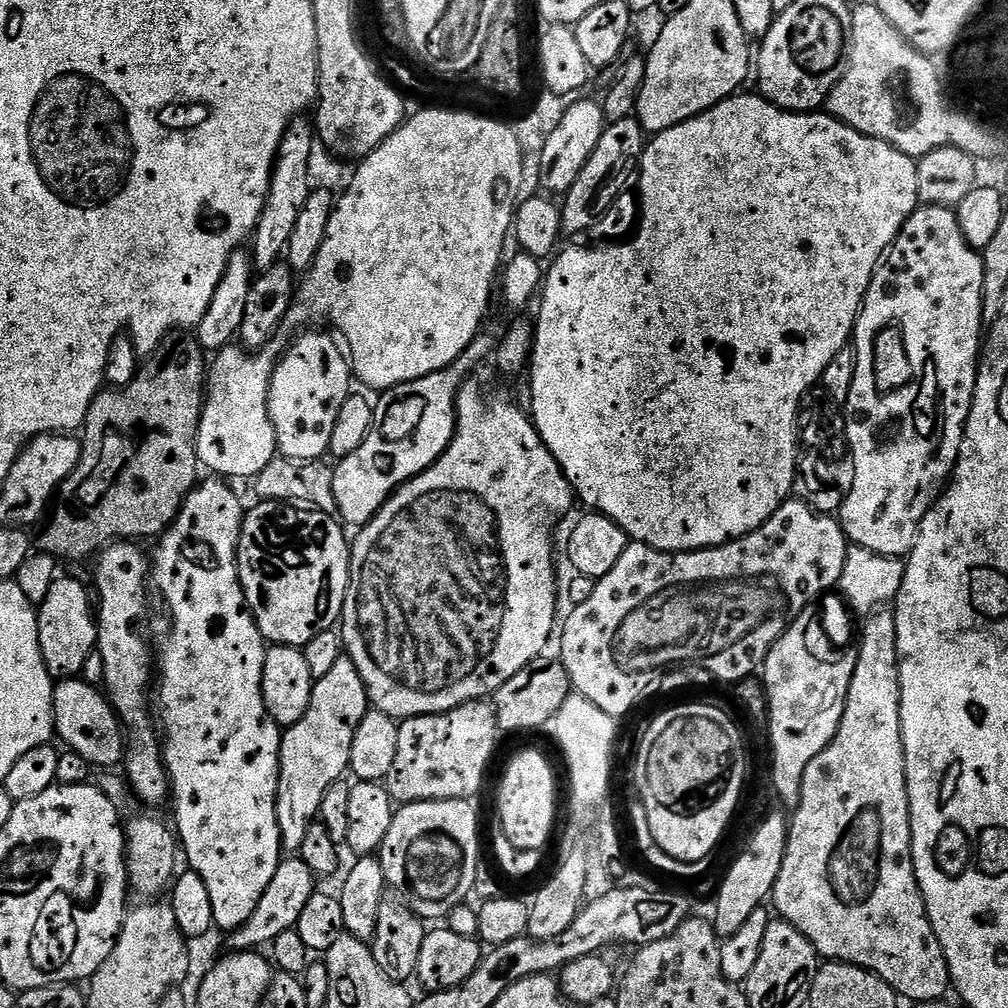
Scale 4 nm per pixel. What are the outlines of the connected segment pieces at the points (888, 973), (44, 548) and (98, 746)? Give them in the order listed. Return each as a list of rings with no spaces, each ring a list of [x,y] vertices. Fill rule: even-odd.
[[[877,610],[867,617],[864,633],[859,633],[857,664],[853,680],[850,682],[848,697],[845,700],[845,712],[837,734],[829,745],[808,766],[802,776],[800,805],[791,813],[788,829],[788,845],[782,862],[782,870],[778,874],[776,884],[772,887],[771,903],[776,903],[779,919],[793,924],[813,946],[825,961],[853,964],[876,972],[896,992],[897,997],[908,1000],[940,1000],[950,992],[948,963],[944,957],[942,946],[930,926],[930,918],[926,914],[924,899],[916,881],[916,871],[912,861],[912,831],[910,830],[910,806],[906,790],[906,774],[904,773],[904,747],[902,746],[902,730],[900,729],[900,667],[898,666],[898,650],[896,649],[896,618],[891,611]]]
[[[176,330],[164,337],[164,341],[158,345],[152,355],[147,357],[139,365],[136,376],[124,388],[112,388],[111,390],[101,391],[92,399],[92,404],[88,407],[88,413],[84,419],[82,429],[82,443],[80,445],[80,461],[78,466],[64,479],[64,483],[58,489],[58,503],[47,521],[48,529],[38,540],[39,551],[56,557],[57,561],[64,560],[84,560],[87,556],[95,557],[97,553],[108,547],[113,542],[136,542],[139,536],[159,537],[169,526],[176,521],[176,515],[180,513],[180,507],[184,505],[184,499],[197,487],[196,468],[198,461],[196,458],[196,435],[200,429],[200,415],[204,409],[204,398],[206,395],[206,353],[201,348],[195,335],[185,334],[183,331]]]
[[[64,678],[53,687],[52,705],[56,715],[56,736],[59,739],[64,739],[63,747],[65,749],[82,754],[82,758],[86,758],[89,766],[101,764],[102,767],[108,768],[111,764],[119,765],[123,761],[126,737],[117,714],[112,709],[111,702],[108,701],[107,695],[97,685],[96,688],[92,684],[87,684],[84,678]]]

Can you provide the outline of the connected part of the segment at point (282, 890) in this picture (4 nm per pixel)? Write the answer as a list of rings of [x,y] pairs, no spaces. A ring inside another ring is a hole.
[[[298,858],[281,859],[278,870],[274,870],[270,886],[266,886],[266,894],[262,894],[262,902],[258,902],[254,914],[250,914],[244,927],[236,929],[227,937],[227,947],[232,950],[260,950],[263,949],[263,944],[264,947],[271,945],[278,938],[278,934],[293,931],[298,918],[302,918],[302,909],[317,888],[317,881],[306,862]]]

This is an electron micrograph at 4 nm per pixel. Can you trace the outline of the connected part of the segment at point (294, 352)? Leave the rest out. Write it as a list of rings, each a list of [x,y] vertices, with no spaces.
[[[308,332],[279,357],[268,391],[268,413],[279,455],[290,460],[320,460],[329,455],[334,421],[354,385],[349,357],[337,344],[324,332]]]

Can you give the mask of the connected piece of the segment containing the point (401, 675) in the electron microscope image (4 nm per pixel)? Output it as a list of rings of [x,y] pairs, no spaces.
[[[475,379],[465,380],[460,388],[460,393],[456,396],[456,435],[452,437],[452,445],[425,472],[418,474],[412,480],[406,481],[401,488],[397,488],[392,493],[392,497],[380,507],[376,517],[357,531],[360,533],[357,534],[356,540],[354,536],[350,544],[352,571],[348,574],[348,589],[344,599],[344,615],[342,617],[342,635],[346,655],[352,659],[354,666],[358,666],[358,674],[362,674],[362,682],[366,686],[375,711],[385,712],[386,715],[399,718],[401,721],[408,720],[412,716],[434,716],[437,712],[448,712],[451,708],[457,708],[459,704],[467,704],[469,700],[484,700],[491,697],[502,685],[510,682],[510,678],[514,678],[514,674],[518,674],[518,670],[522,670],[530,662],[539,660],[545,655],[544,647],[547,646],[548,639],[551,636],[553,639],[554,629],[558,624],[558,616],[556,620],[556,552],[552,549],[552,531],[555,530],[556,523],[571,510],[572,500],[574,504],[572,487],[567,478],[564,477],[564,472],[558,466],[558,462],[552,457],[550,450],[544,445],[539,434],[536,433],[536,426],[532,423],[529,413],[525,409],[523,412],[518,405],[511,404],[504,396],[495,396],[492,392],[484,392],[483,386]]]

